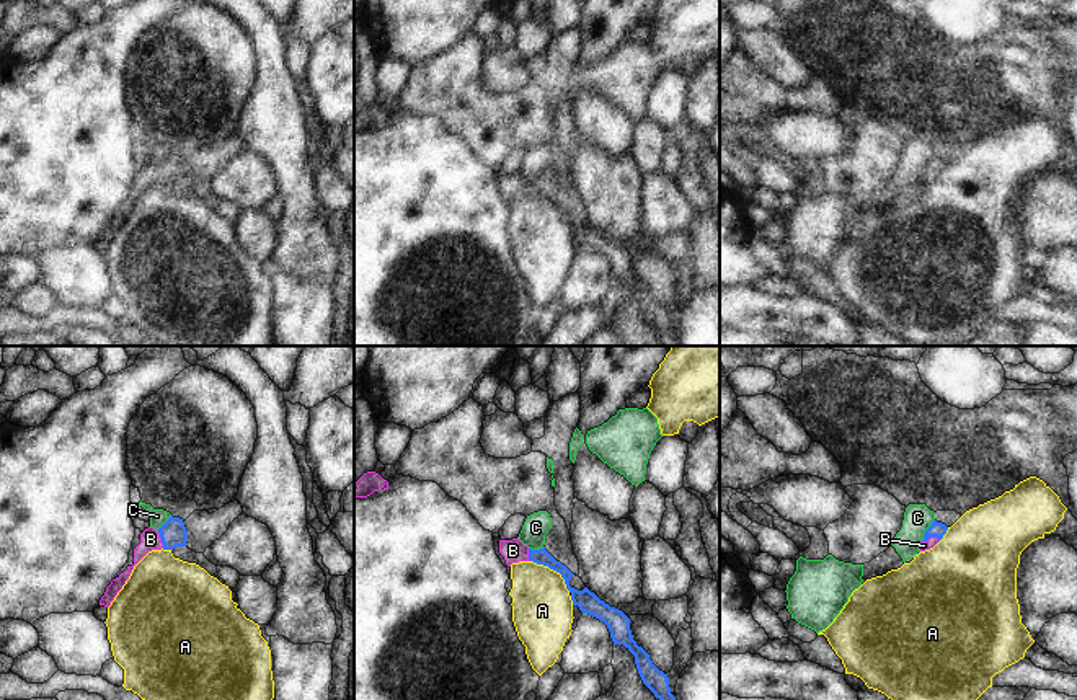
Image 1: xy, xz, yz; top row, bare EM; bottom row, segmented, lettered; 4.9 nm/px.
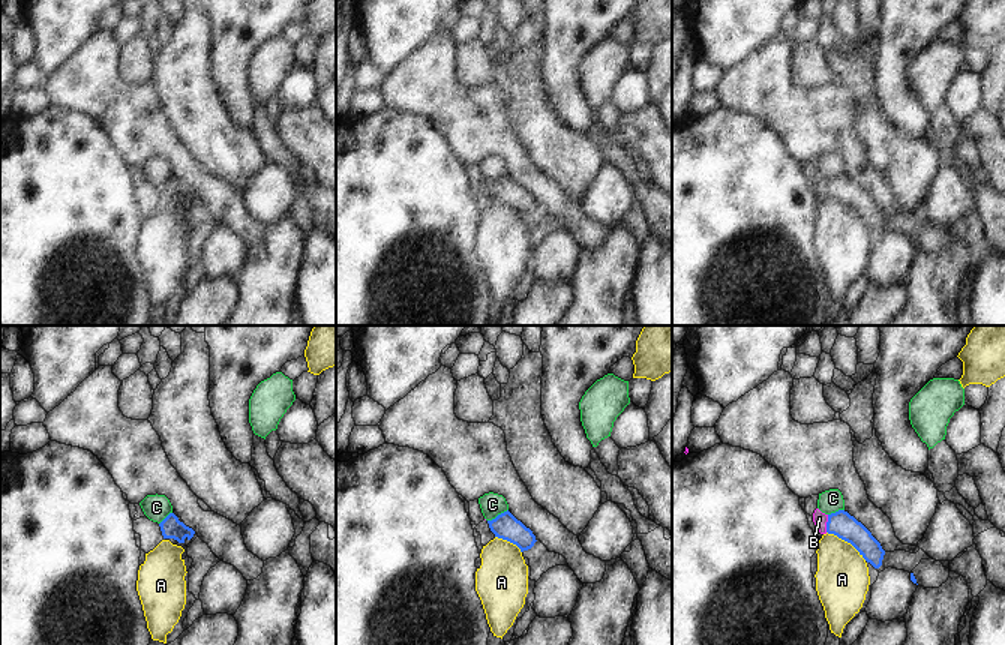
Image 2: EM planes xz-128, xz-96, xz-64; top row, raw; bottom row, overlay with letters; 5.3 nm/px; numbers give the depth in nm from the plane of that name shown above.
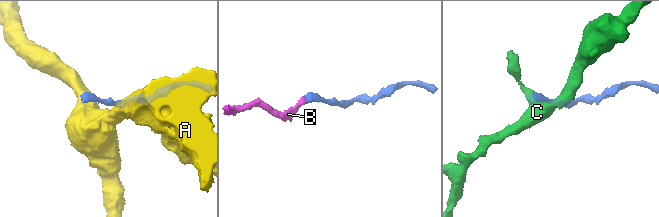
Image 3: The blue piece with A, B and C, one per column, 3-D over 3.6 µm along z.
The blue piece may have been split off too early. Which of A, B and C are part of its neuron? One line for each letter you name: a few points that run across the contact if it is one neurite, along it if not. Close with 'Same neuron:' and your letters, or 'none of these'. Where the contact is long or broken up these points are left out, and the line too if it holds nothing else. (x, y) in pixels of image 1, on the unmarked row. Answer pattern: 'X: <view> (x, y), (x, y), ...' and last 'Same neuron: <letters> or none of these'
B: yz (937, 163), (930, 170), (924, 180)
Same neuron: B

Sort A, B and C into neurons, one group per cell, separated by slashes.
A / B / C

